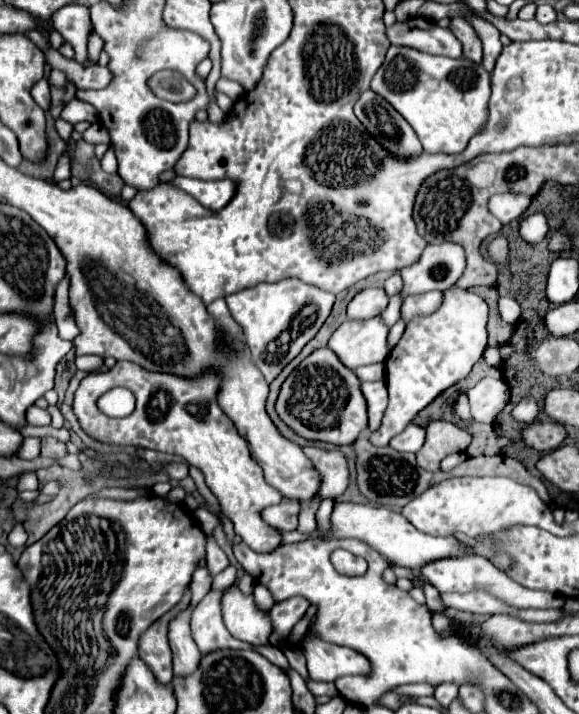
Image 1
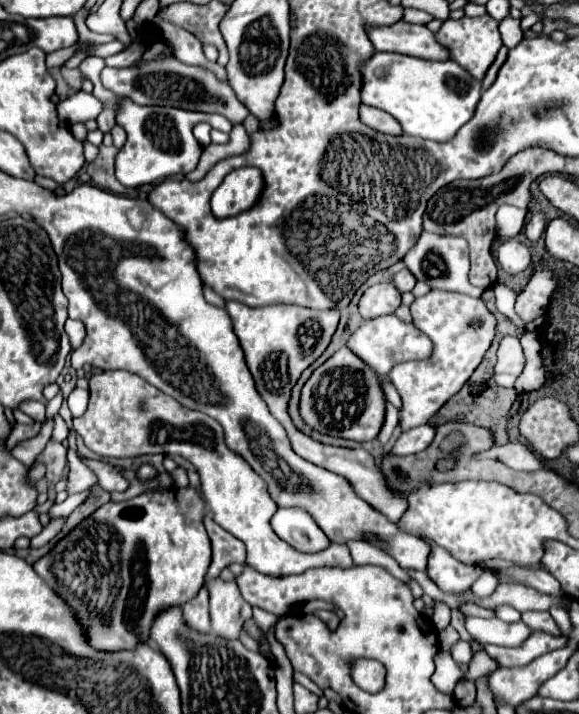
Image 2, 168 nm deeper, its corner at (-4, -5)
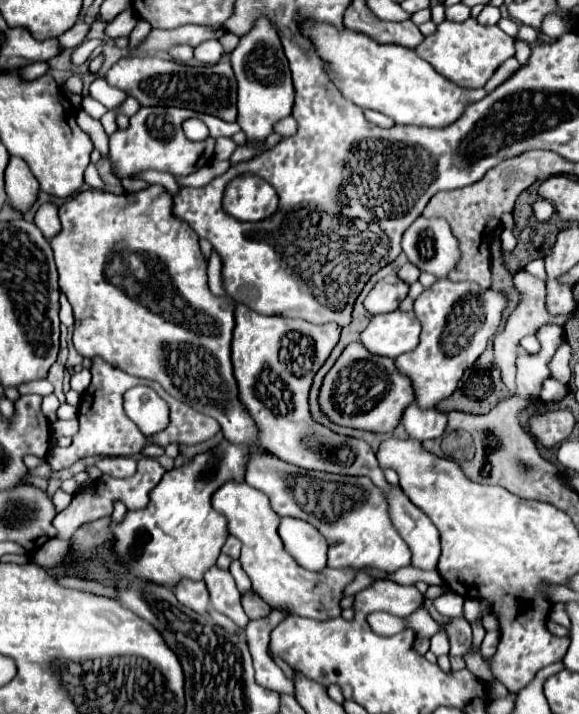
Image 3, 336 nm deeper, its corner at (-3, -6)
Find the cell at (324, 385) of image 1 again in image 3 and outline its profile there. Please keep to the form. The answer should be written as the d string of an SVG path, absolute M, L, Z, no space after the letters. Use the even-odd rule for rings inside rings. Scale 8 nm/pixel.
M353 342L343 350L325 376L319 394L319 404L333 422L369 432L391 432L401 422L403 410L413 400L413 384L397 370L395 360L369 354L361 342Z

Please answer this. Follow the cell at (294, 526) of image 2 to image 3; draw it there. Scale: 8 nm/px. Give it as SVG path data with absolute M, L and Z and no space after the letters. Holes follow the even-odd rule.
M281 518L279 536L285 550L311 572L321 572L327 568L327 542L325 538L305 520Z

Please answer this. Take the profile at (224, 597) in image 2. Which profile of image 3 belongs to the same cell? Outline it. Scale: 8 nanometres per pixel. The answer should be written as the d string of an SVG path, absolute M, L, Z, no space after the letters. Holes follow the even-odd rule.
M211 566L205 572L205 582L211 594L211 606L221 614L229 616L237 626L247 626L249 618L241 606L241 594L235 586L233 576L229 570L221 570L219 566Z

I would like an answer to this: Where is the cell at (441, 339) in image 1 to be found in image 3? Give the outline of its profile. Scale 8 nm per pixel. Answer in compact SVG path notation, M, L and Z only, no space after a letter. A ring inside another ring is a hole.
M441 278L433 286L423 290L423 294L415 300L415 314L423 326L417 350L411 350L409 354L401 354L395 358L399 370L411 378L417 394L415 402L421 408L433 408L437 406L437 402L453 394L463 372L481 356L489 338L497 332L505 308L507 298L503 292L481 290L479 286L475 286L475 282L451 282L447 278ZM451 310L453 310L453 346L447 346L443 330ZM445 346L453 348L453 352L445 352Z

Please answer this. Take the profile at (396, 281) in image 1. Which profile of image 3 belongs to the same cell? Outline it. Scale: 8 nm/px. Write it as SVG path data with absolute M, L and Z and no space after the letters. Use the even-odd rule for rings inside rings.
M407 262L407 264L403 264L403 268L399 270L399 278L403 280L403 282L407 282L407 284L413 284L417 278L419 278L419 270L417 270L417 266L413 266L411 262Z

